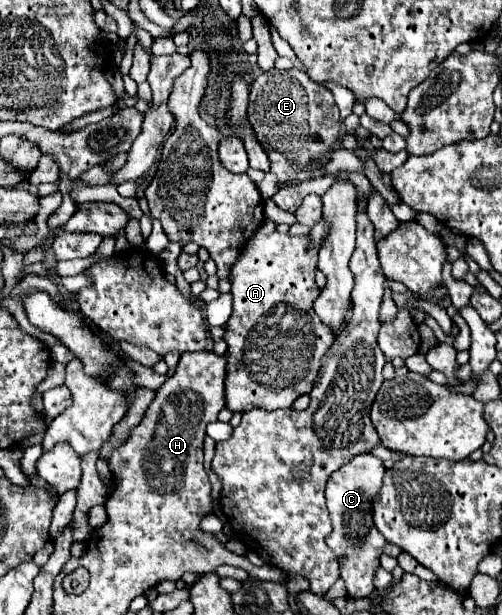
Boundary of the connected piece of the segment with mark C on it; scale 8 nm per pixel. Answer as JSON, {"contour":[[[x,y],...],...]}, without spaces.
{"contour":[[[364,453],[334,471],[326,483],[326,503],[334,527],[332,533],[326,537],[326,543],[340,563],[340,579],[346,583],[348,597],[352,599],[360,599],[376,591],[374,573],[380,567],[380,555],[384,553],[386,539],[374,527],[372,501],[374,495],[378,495],[380,491],[384,473],[386,467],[382,459],[374,457],[372,453]]]}

